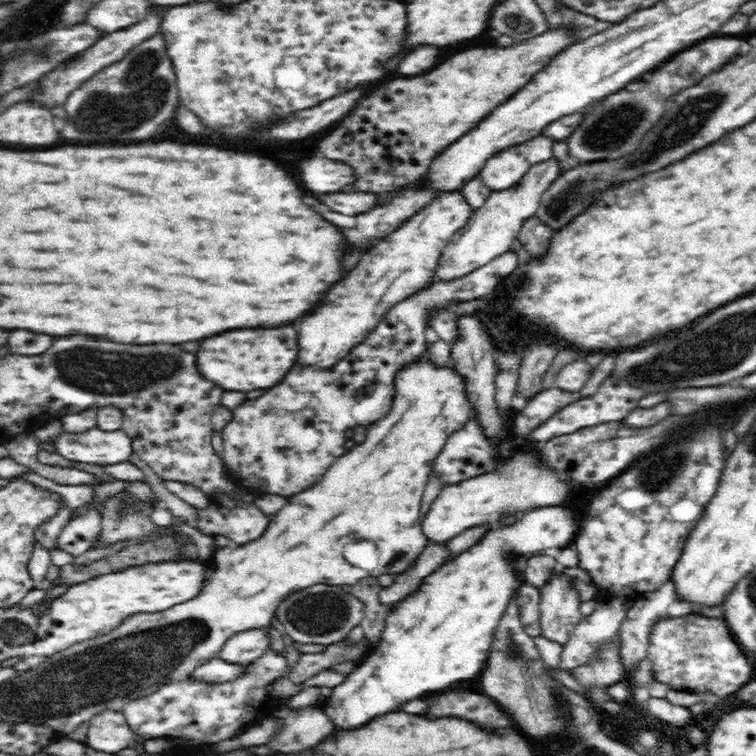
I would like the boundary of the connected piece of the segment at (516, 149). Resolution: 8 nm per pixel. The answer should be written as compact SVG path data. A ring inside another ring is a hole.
M539 135L522 144L507 146L486 159L480 170L484 184L493 192L516 188L534 166L552 160L552 144L553 140Z

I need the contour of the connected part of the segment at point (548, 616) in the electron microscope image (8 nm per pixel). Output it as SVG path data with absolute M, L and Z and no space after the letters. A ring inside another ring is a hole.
M559 570L548 587L541 590L540 635L550 642L566 646L574 626L584 617L579 611L580 604L578 592L571 588L568 578Z

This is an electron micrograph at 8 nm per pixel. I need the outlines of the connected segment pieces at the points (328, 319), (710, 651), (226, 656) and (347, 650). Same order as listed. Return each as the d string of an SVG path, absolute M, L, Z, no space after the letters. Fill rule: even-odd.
M446 192L412 216L407 224L382 238L374 250L362 256L358 266L350 272L350 278L338 286L338 298L334 298L334 302L326 302L314 318L306 318L306 322L296 322L292 326L298 336L294 366L321 372L334 369L371 334L394 305L432 281L442 252L454 233L466 225L473 211L460 193Z
M688 614L666 618L656 627L648 658L652 662L655 680L665 684L669 690L712 694L724 699L732 692L737 694L752 680L752 664L732 639L723 618Z
M253 631L250 634L238 634L230 638L217 658L234 666L245 667L250 664L263 650L269 646L266 631ZM256 632L256 634L254 634Z
M362 636L358 640L344 638L338 642L328 643L320 652L302 654L298 664L289 670L288 678L296 684L306 681L320 672L338 670L340 666L360 666L372 654L372 640Z

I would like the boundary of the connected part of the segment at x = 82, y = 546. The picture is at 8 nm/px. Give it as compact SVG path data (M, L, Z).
M92 508L68 522L60 536L60 549L74 558L92 547L92 540L101 533L101 512Z

